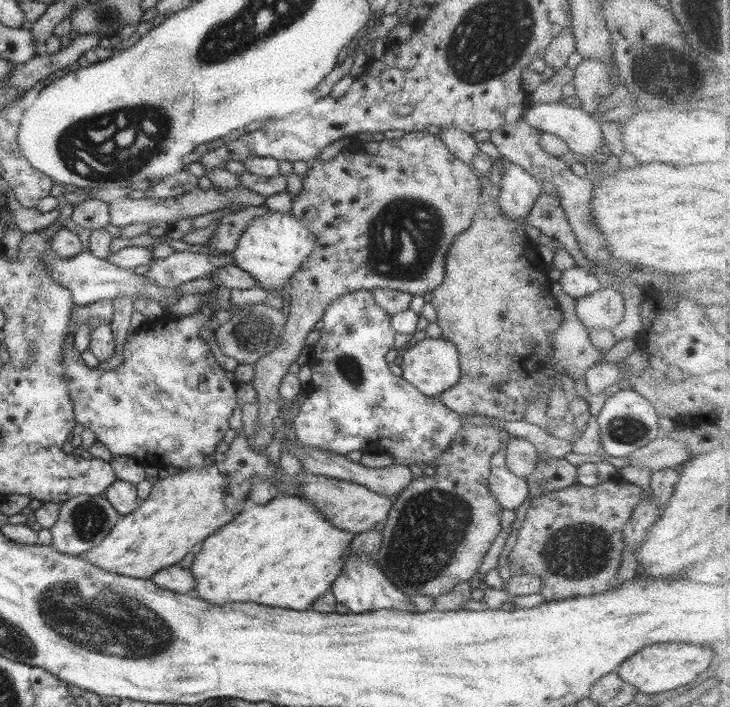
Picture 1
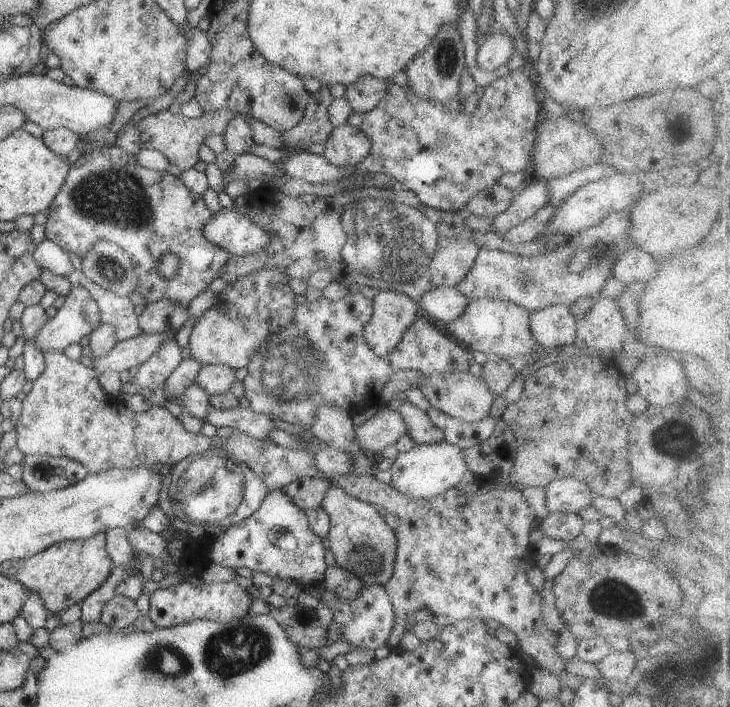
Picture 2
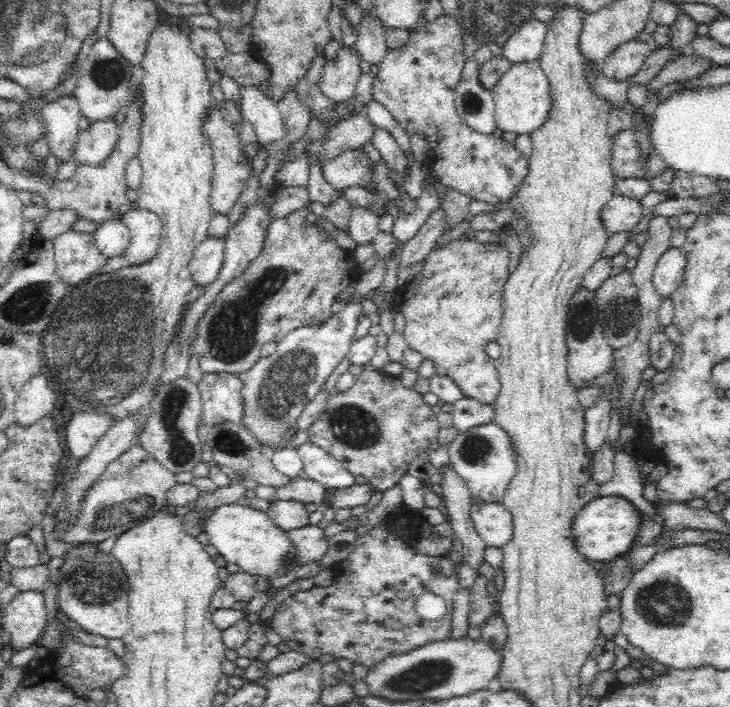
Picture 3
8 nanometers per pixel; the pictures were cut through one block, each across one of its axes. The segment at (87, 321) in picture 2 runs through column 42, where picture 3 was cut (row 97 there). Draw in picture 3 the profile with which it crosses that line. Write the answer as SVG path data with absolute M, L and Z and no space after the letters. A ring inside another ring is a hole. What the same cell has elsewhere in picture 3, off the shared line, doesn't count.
M346 47L338 50L336 59L327 60L318 83L322 94L330 102L344 103L354 96L356 83L362 74L359 62L360 58L352 55Z

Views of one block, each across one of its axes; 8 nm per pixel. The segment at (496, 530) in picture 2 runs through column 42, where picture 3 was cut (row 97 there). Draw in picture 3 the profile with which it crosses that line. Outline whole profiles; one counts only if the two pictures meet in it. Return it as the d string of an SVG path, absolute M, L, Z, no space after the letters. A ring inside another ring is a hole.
M442 15L433 22L428 21L422 30L410 30L410 38L402 48L387 50L383 60L377 64L378 72L373 78L371 100L374 107L382 104L409 137L412 134L424 136L426 159L421 168L426 172L426 177L434 176L446 190L457 190L471 199L499 204L508 201L520 186L520 182L528 176L529 158L522 155L514 144L504 141L494 133L482 134L472 130L459 117L455 107L455 92L464 63L461 28L454 16Z

